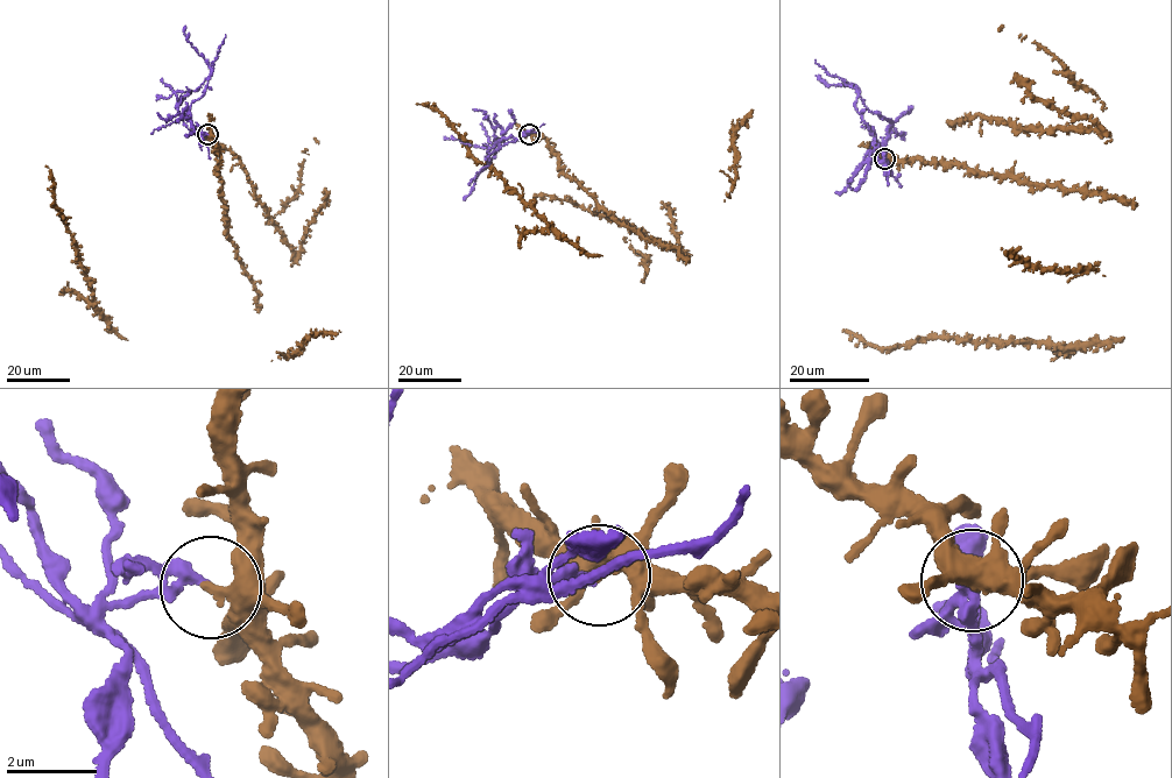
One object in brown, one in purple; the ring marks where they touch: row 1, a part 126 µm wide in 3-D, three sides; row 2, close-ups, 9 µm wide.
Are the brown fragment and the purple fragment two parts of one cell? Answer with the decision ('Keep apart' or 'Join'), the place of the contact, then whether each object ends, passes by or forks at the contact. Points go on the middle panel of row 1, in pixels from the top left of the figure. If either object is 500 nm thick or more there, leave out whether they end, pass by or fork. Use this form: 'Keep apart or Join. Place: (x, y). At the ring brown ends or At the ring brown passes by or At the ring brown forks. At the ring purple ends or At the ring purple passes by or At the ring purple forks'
Keep apart. Place: (529, 134). At the ring brown passes by. At the ring purple ends

